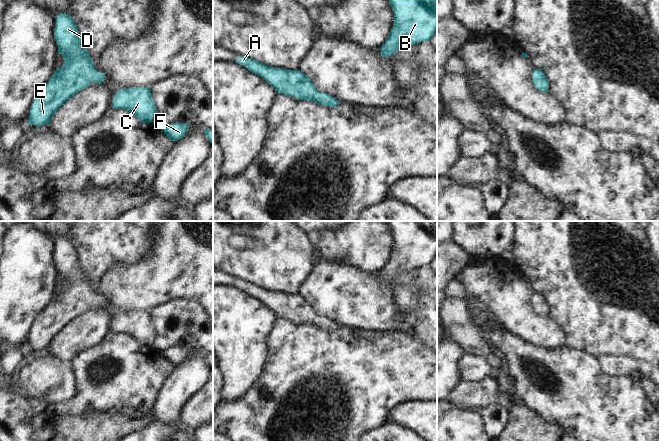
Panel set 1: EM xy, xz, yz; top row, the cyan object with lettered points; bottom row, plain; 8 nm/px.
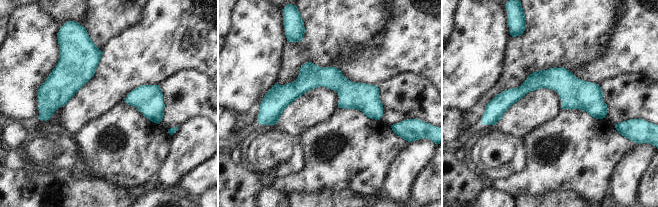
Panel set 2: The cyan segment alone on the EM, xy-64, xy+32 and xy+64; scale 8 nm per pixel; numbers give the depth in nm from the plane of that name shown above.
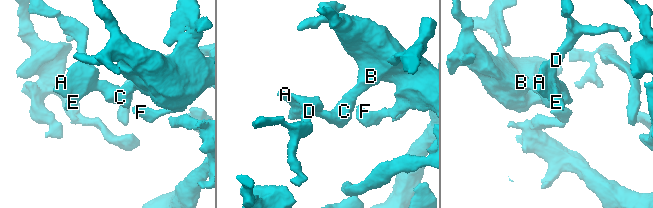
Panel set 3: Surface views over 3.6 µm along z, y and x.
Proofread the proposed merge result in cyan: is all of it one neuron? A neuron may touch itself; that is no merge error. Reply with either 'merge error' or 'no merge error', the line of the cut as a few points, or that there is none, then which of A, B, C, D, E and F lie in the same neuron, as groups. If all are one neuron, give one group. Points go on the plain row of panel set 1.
no merge error; no cut; A B C D E F

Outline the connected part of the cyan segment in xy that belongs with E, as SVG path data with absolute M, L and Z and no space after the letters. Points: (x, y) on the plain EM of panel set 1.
M61 237L55 244L54 262L64 288L56 292L48 307L34 322L28 349L37 351L49 349L54 338L76 317L94 305L101 308L105 302L104 297L95 293L72 240Z

